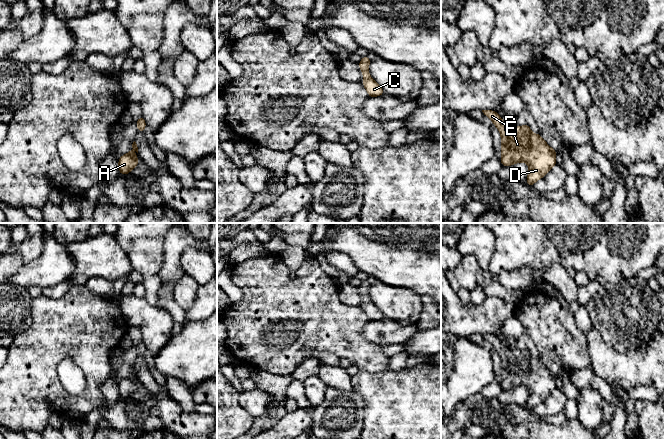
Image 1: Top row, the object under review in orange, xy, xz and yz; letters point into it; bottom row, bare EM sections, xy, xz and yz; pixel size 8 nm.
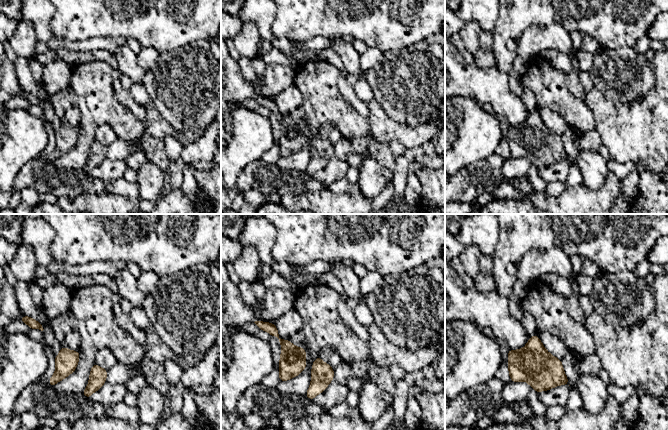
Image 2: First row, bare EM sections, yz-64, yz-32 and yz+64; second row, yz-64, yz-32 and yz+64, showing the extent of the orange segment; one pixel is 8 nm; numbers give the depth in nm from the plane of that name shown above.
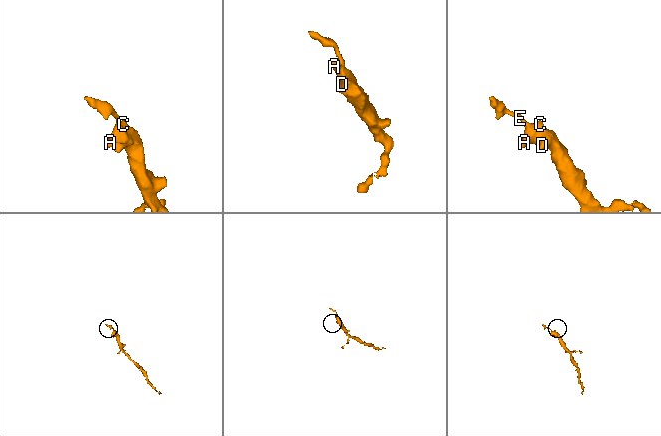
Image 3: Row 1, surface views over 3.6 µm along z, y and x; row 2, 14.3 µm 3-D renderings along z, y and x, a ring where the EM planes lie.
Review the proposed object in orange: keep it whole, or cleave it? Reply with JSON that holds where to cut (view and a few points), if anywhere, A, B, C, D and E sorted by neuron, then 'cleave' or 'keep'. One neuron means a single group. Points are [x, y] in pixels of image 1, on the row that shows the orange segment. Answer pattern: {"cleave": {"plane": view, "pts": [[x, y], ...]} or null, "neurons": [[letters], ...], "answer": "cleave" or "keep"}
{"cleave": null, "neurons": [["A", "B", "C", "D", "E"]], "answer": "keep"}

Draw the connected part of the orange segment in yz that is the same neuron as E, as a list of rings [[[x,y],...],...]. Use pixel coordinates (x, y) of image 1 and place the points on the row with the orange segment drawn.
[[[482,110],[501,134],[501,164],[511,166],[526,162],[529,173],[526,183],[529,186],[543,178],[556,165],[556,153],[541,137],[534,134],[527,124],[521,127],[508,126],[496,111]]]

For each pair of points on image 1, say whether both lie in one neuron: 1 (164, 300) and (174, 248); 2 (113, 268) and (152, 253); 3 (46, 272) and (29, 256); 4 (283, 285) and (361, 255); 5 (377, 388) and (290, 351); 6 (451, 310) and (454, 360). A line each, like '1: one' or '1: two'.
1: one
2: two
3: two
4: two
5: two
6: two

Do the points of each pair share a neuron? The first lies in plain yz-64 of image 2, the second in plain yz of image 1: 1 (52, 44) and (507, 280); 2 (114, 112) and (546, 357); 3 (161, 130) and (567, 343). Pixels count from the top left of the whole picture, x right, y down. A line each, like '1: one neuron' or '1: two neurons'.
1: one neuron
2: two neurons
3: two neurons

